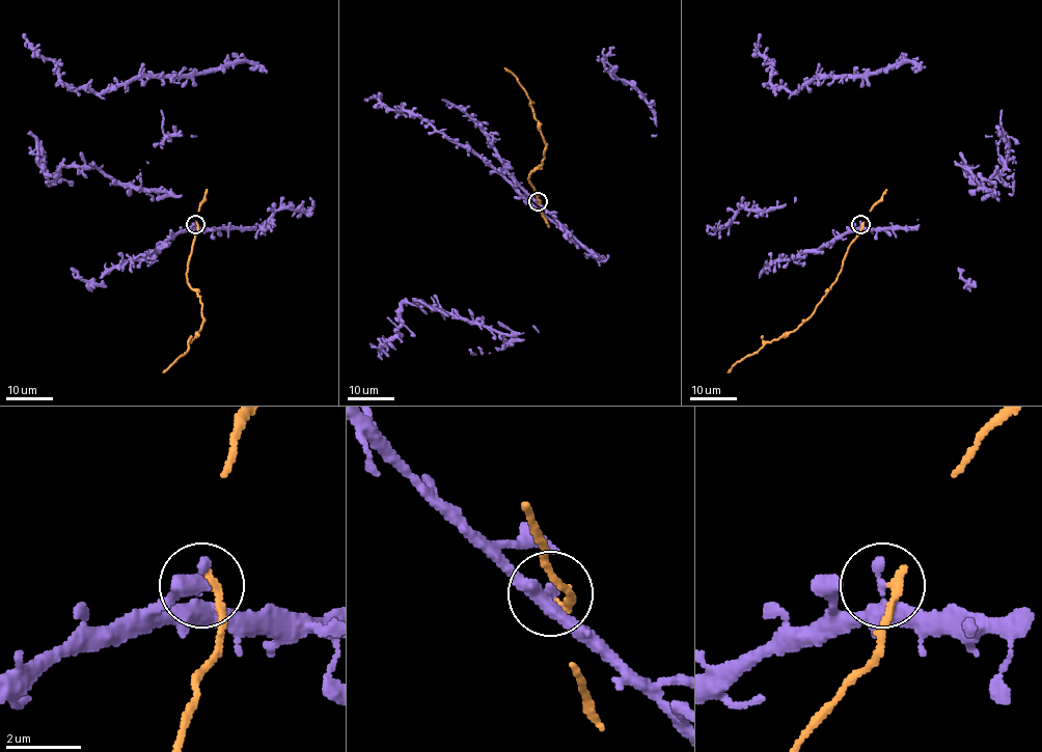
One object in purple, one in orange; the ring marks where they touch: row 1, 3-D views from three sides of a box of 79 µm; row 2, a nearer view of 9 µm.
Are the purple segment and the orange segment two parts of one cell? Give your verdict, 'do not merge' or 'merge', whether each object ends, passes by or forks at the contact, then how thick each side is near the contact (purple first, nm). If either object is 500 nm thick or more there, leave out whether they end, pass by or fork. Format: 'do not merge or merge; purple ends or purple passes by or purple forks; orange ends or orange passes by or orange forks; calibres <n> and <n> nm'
do not merge; purple passes by; orange ends; calibres 280 and 240 nm

